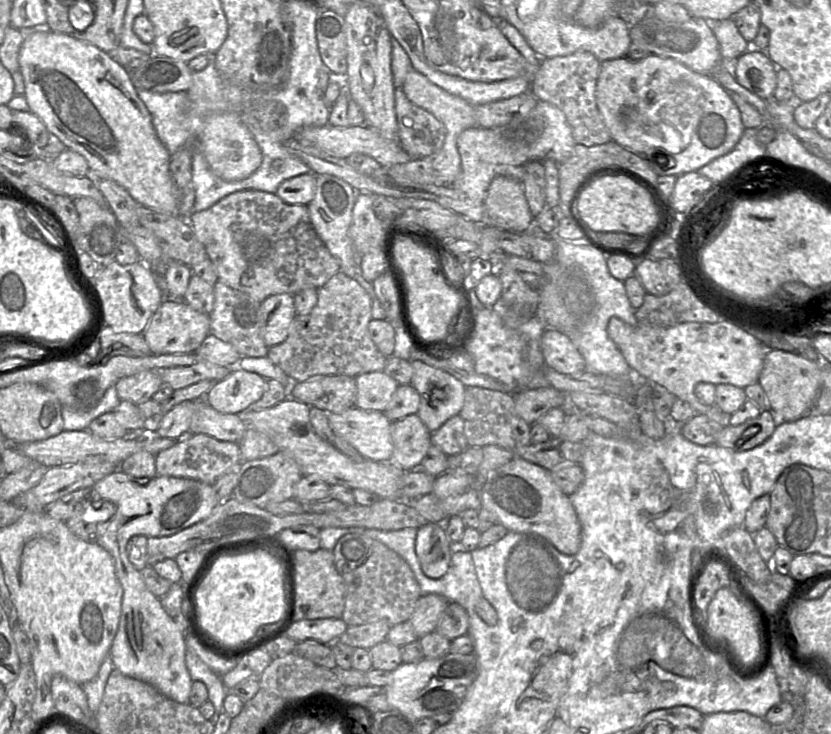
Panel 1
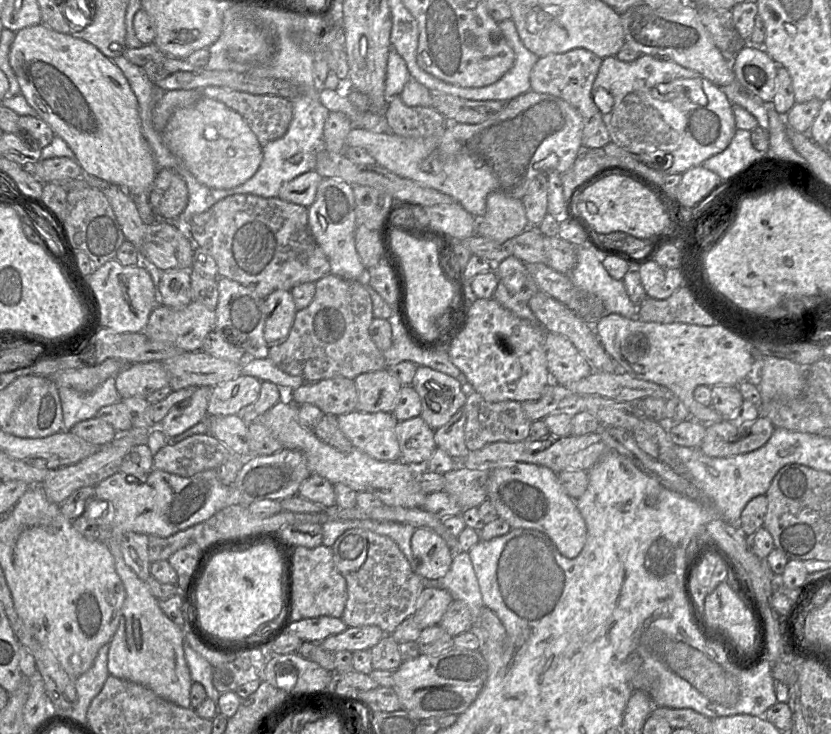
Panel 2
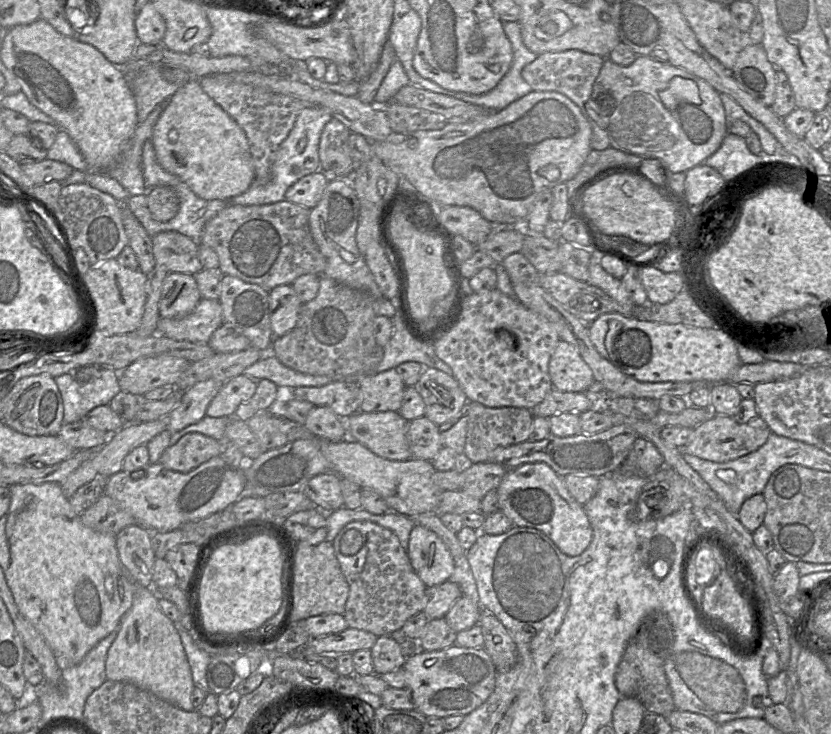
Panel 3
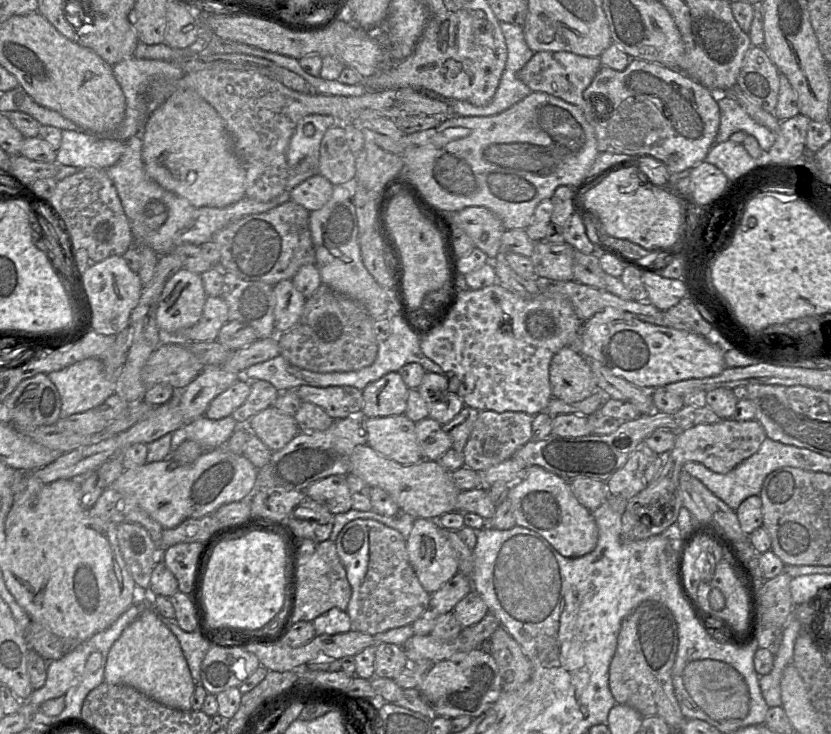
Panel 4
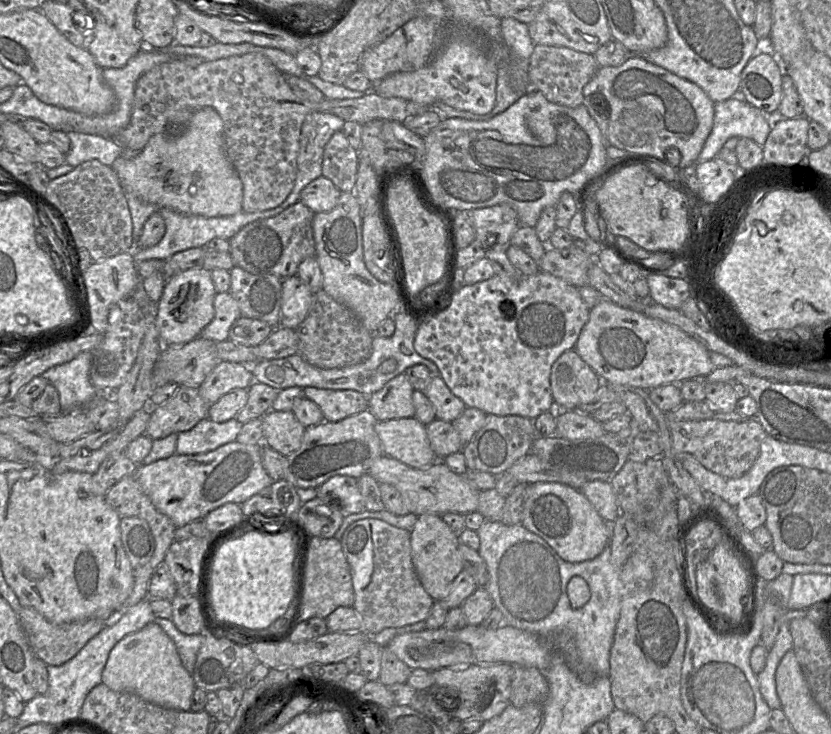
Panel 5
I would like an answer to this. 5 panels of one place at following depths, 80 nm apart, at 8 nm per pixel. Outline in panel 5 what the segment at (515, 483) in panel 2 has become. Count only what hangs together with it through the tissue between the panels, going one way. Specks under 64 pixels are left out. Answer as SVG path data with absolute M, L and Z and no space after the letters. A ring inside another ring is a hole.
M535 482L526 486L521 525L540 536L570 563L594 559L611 540L611 524L599 515L584 494L557 482Z

